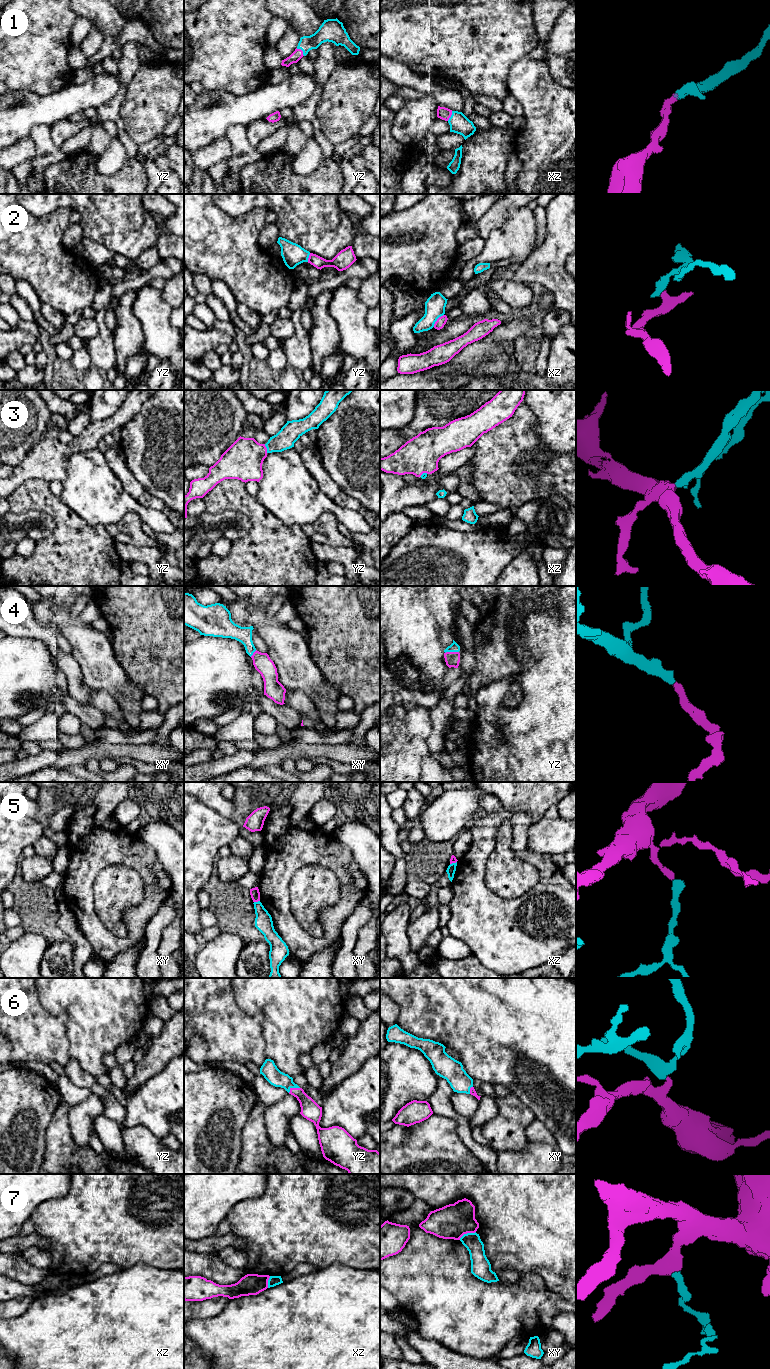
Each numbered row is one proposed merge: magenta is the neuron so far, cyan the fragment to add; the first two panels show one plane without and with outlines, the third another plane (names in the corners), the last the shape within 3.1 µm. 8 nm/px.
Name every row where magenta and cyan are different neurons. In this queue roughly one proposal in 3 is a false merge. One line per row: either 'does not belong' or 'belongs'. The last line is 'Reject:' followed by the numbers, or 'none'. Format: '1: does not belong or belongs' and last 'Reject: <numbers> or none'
1: belongs
2: does not belong
3: belongs
4: belongs
5: does not belong
6: belongs
7: does not belong
Reject: 2, 5, 7

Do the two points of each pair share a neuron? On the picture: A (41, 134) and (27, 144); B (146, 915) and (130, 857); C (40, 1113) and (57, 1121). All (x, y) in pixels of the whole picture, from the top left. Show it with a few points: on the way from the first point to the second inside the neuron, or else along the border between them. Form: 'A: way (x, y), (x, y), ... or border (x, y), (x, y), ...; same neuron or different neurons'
A: border (29, 136), (36, 149), (36, 155), (32, 160); different neurons
B: way (150, 900), (150, 876), (145, 871); same neuron
C: border (62, 1100), (49, 1124), (44, 1141); different neurons

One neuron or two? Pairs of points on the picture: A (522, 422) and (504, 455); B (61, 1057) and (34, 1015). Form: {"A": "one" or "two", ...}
{"A": "one", "B": "one"}

